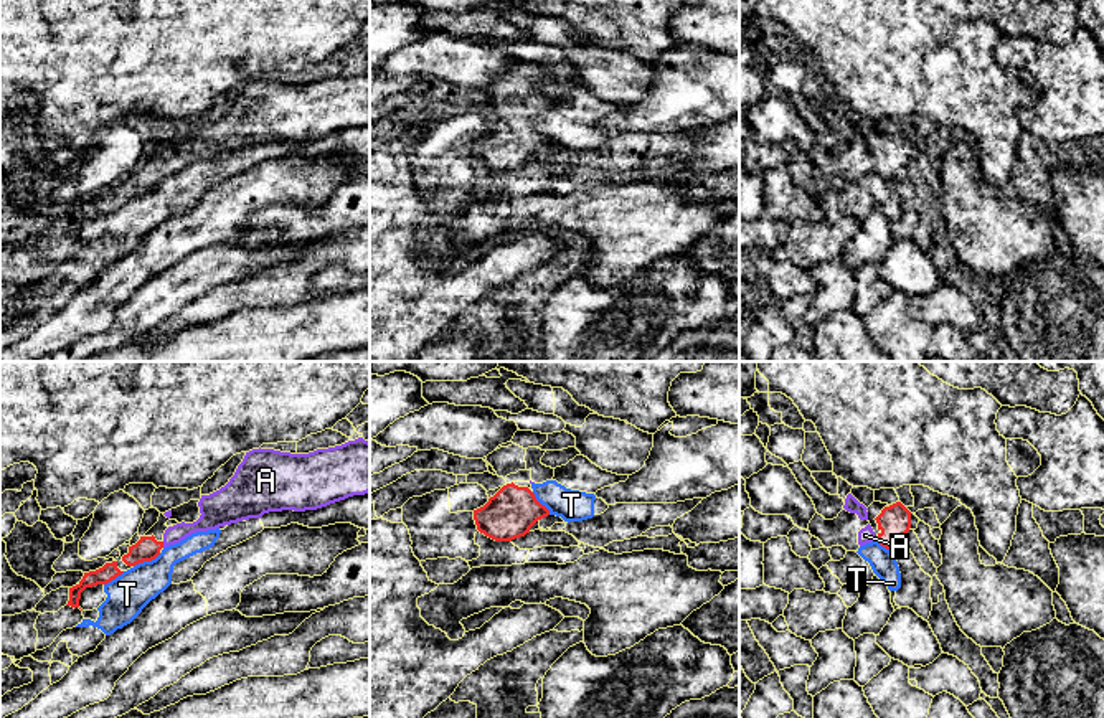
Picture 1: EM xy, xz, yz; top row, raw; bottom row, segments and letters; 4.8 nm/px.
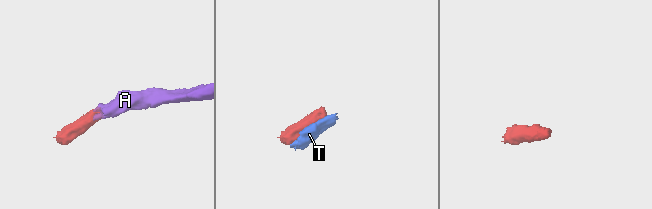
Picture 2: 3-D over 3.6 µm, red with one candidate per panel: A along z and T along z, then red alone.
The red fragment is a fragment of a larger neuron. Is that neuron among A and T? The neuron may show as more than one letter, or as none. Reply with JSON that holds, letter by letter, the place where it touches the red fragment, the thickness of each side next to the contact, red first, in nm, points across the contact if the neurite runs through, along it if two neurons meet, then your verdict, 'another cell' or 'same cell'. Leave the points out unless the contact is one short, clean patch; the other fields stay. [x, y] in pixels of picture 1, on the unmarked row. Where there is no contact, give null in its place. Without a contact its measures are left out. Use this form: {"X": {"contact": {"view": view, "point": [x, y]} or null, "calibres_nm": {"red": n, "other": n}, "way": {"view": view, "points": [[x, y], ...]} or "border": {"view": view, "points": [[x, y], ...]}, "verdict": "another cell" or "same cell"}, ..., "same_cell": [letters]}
{"A": {"contact": {"view": "xy", "point": [162, 175]}, "calibres_nm": {"red": 120, "other": 90}, "way": {"view": "xy", "points": [[147, 179], [162, 175], [172, 165], [207, 151]]}, "verdict": "same cell"}, "T": {"contact": {"view": "xy", "point": [147, 190]}, "calibres_nm": {"red": 120, "other": 200}, "verdict": "another cell"}, "same_cell": ["A"]}

